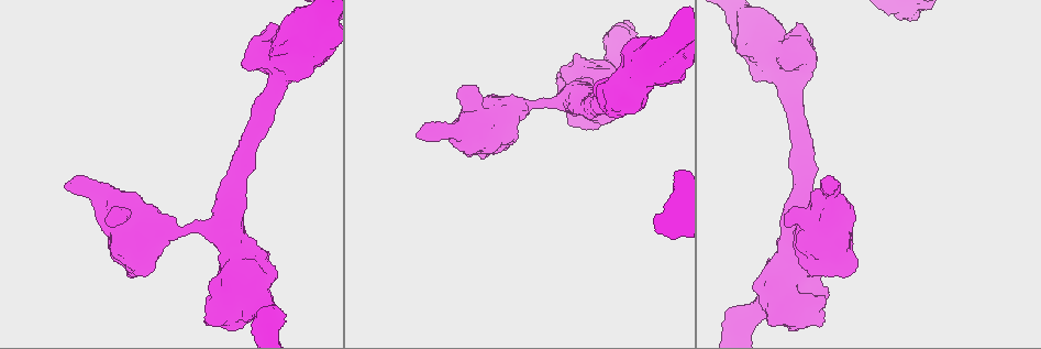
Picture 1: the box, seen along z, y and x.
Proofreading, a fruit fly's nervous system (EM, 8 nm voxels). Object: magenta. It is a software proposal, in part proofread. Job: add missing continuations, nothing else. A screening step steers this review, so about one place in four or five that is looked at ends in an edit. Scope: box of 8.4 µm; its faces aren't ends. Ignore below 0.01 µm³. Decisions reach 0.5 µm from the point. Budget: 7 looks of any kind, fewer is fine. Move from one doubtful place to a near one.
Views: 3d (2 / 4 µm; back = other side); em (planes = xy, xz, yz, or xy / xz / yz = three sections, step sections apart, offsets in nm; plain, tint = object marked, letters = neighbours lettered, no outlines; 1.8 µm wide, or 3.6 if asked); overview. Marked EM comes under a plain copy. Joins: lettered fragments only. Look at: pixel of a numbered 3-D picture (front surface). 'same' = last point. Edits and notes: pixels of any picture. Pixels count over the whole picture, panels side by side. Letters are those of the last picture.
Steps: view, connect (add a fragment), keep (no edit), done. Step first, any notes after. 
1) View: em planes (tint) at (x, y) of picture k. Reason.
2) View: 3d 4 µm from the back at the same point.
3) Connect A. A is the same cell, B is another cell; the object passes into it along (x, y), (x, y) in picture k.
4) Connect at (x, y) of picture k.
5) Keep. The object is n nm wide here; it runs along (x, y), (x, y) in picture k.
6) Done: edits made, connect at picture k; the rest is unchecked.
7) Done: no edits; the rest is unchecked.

View: em xy step 4 (letters) at (210, 291) of picture 1. Closes a loop.

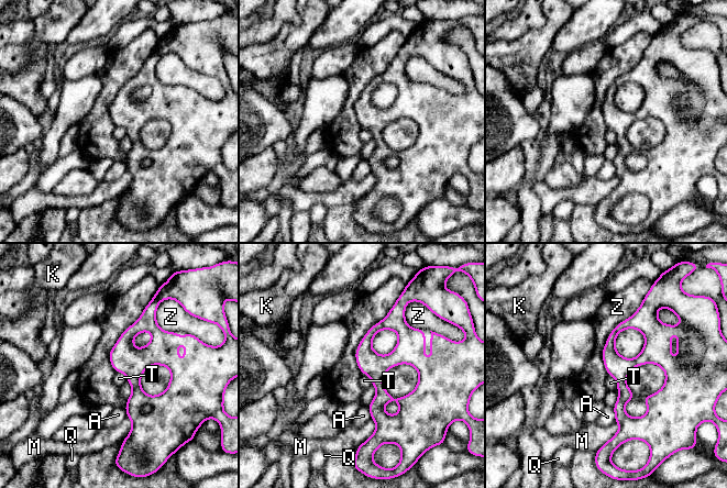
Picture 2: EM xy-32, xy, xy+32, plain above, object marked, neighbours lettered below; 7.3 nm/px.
Keep. The longest contact is with Z, 650 nm; A, K, M, Q, T and Z are other cells; it runs along (674, 370), (653, 410), (621, 430) in picture 2; none of them fits.

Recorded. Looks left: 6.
View: em 3.6 µm planes (tint) at (451, 133) of picture 1. Thick turns thin.

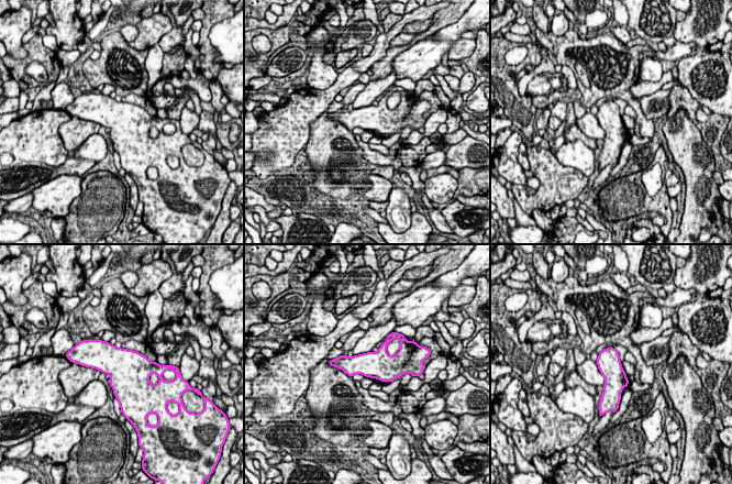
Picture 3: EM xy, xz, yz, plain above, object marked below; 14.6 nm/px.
View: em 3.6 µm planes (letters) at the same point. What lies round it.

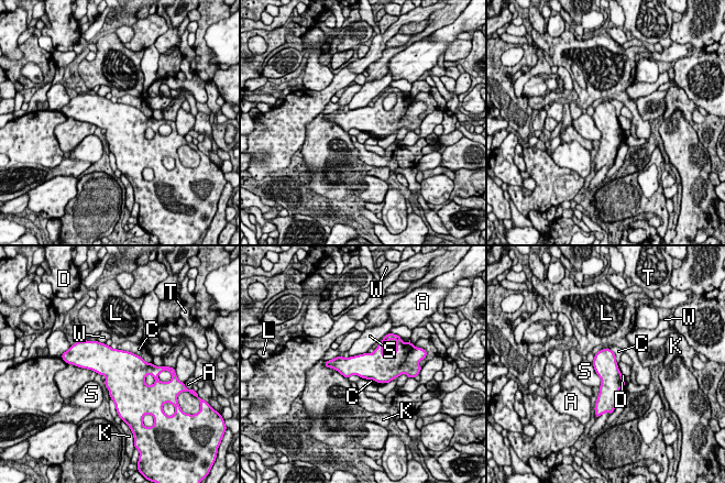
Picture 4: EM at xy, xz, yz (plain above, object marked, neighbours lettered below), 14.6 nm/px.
Keep. A, C, D, K, L, S, T and W are other cells; a border runs along (617, 364), (623, 375) in picture 4; none of them fits.

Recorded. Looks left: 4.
View: em 3.6 µm xy step 4 (letters) at (624, 99) of picture 1. Thick end.

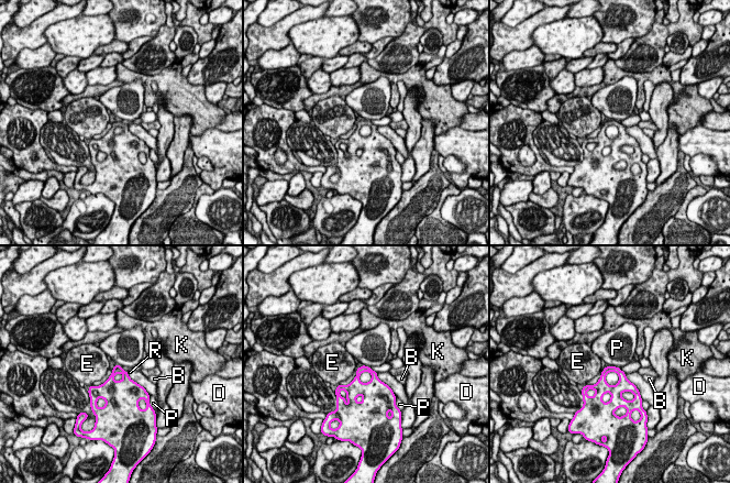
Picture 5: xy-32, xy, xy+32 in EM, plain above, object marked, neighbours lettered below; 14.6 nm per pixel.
Keep. B, D, E, K, P and R are other cells; a border runs along (608, 364), (619, 368) in picture 5; no lettered fragment goes on from it.

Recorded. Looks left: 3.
Done: no edits; the rest is unchecked.

